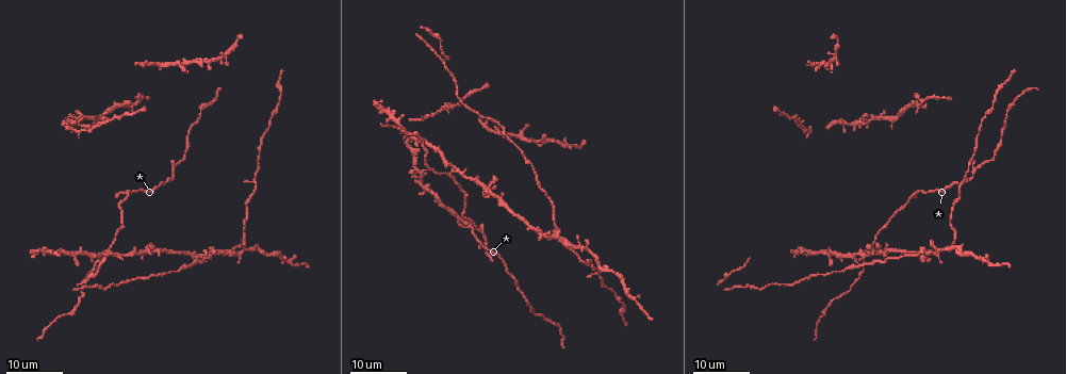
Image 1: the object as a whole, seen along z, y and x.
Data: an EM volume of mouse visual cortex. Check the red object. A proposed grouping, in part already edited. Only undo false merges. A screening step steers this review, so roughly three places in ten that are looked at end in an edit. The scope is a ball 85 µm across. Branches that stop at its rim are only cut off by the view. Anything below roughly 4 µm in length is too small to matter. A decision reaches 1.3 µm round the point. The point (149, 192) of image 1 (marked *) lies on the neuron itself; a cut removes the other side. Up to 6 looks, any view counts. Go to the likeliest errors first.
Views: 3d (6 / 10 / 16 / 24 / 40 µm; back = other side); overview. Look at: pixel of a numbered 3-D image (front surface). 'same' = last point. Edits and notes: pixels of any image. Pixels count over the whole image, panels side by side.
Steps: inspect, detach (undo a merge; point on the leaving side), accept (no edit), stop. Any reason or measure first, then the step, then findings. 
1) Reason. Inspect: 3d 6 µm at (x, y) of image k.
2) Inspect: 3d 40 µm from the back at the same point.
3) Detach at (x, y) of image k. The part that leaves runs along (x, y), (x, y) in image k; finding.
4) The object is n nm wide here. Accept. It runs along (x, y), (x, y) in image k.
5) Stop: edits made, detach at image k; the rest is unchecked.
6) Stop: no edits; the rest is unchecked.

Side arm on a straight run. Inspect: 3d 24 µm at (574, 250) of image 1.

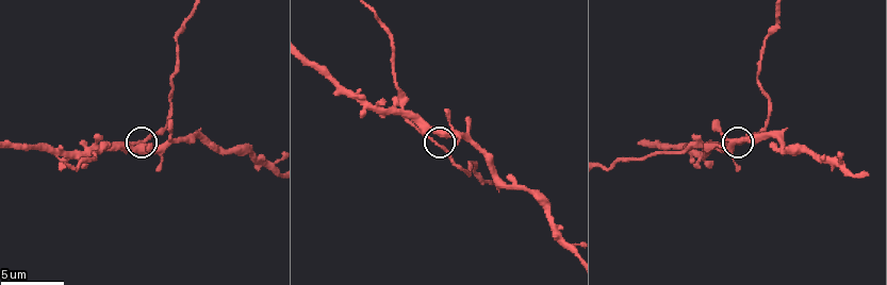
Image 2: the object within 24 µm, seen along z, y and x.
Inspect: 3d 10 µm at (137, 144) of image 2.

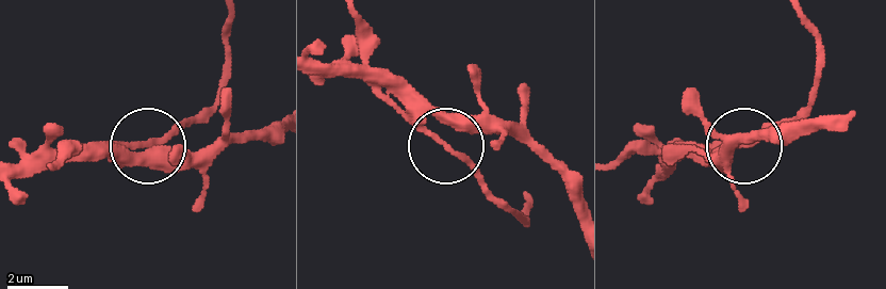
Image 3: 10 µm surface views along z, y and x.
The side arm is 22 µm long. Accept. It runs along (316, 61), (362, 66), (444, 143), (461, 132), (512, 132) in image 3; one neuron here.

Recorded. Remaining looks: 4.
Three-way junction. Inspect: 3d 16 µm at (973, 167) of image 1.

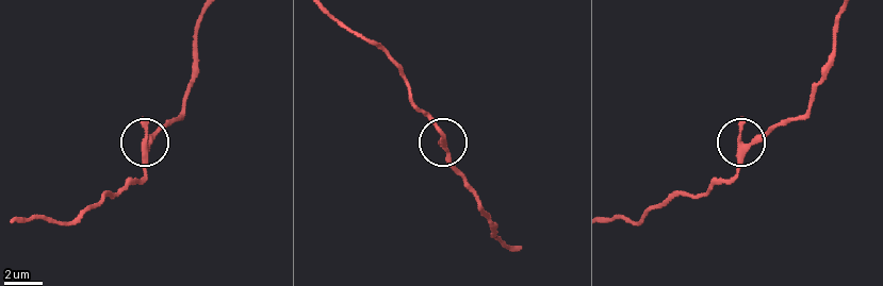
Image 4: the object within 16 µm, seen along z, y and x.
Zoom in. Inspect: 3d 6 µm at (744, 145) of image 4.

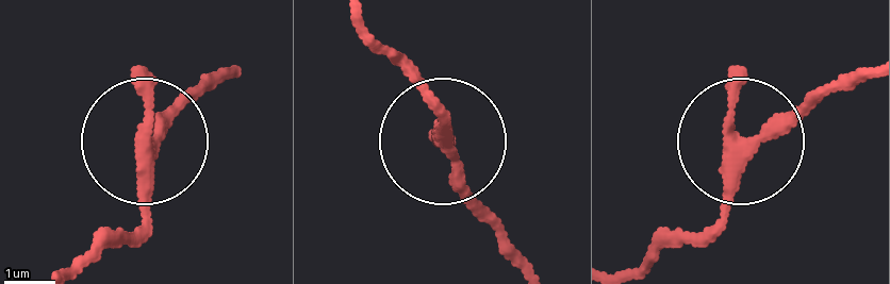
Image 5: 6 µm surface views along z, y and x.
The side arm is 24 µm long. Accept. It runs along (350, 14), (427, 103), (456, 179), (498, 226) in image 5; one neuron here.

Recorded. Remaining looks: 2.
A fork. Inspect: 3d 24 µm at (450, 176) of image 1.

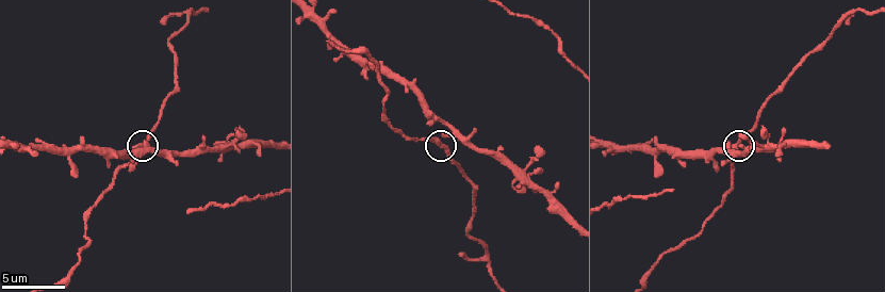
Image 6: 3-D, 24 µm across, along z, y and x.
Zoom in. Inspect: 3d 6 µm at (439, 138) of image 6.

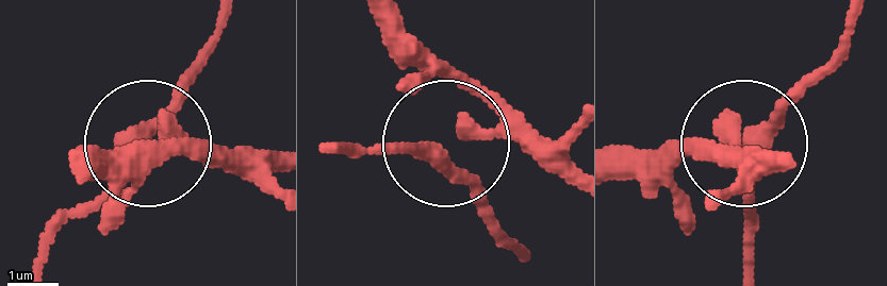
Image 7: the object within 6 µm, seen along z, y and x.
The object is 340 nm wide here. Accept. It runs along (522, 257), (445, 152), (340, 148) in image 7; continuous, no second neuron.

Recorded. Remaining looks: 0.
Stop: no edits; the rest is unchecked.

